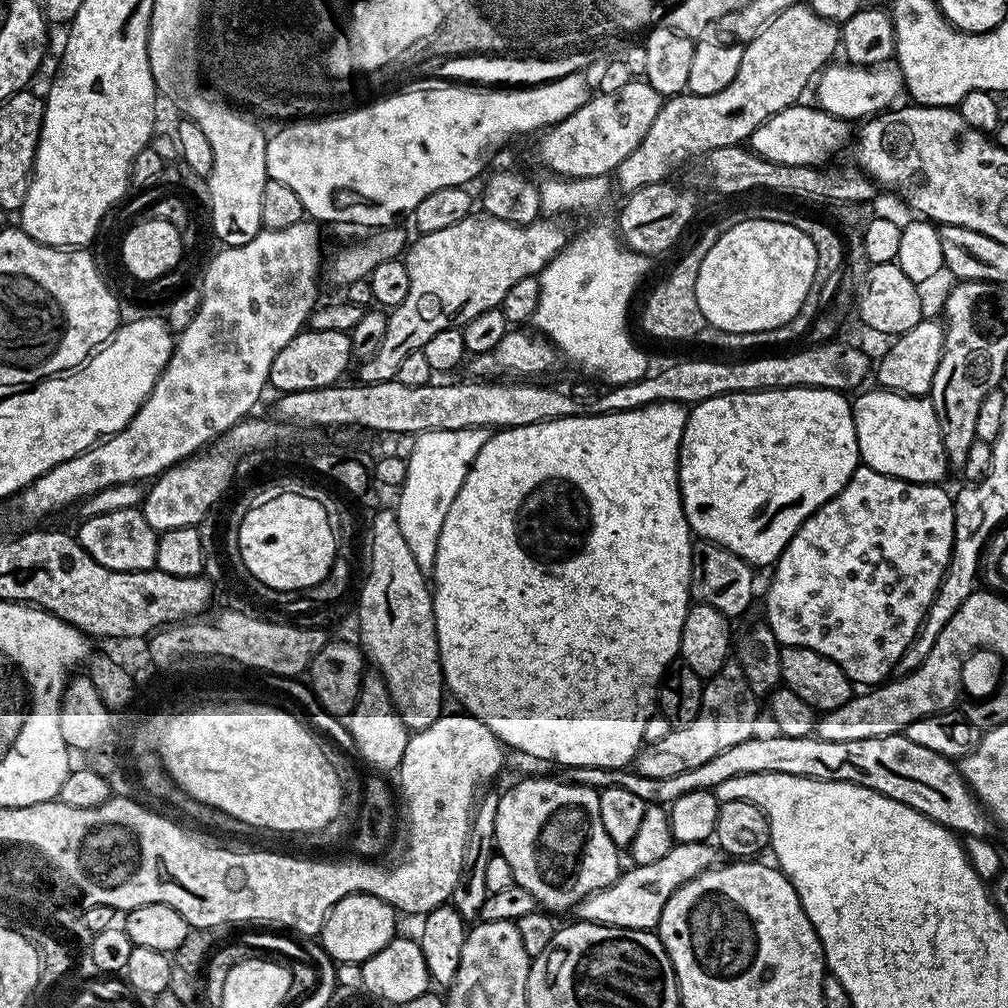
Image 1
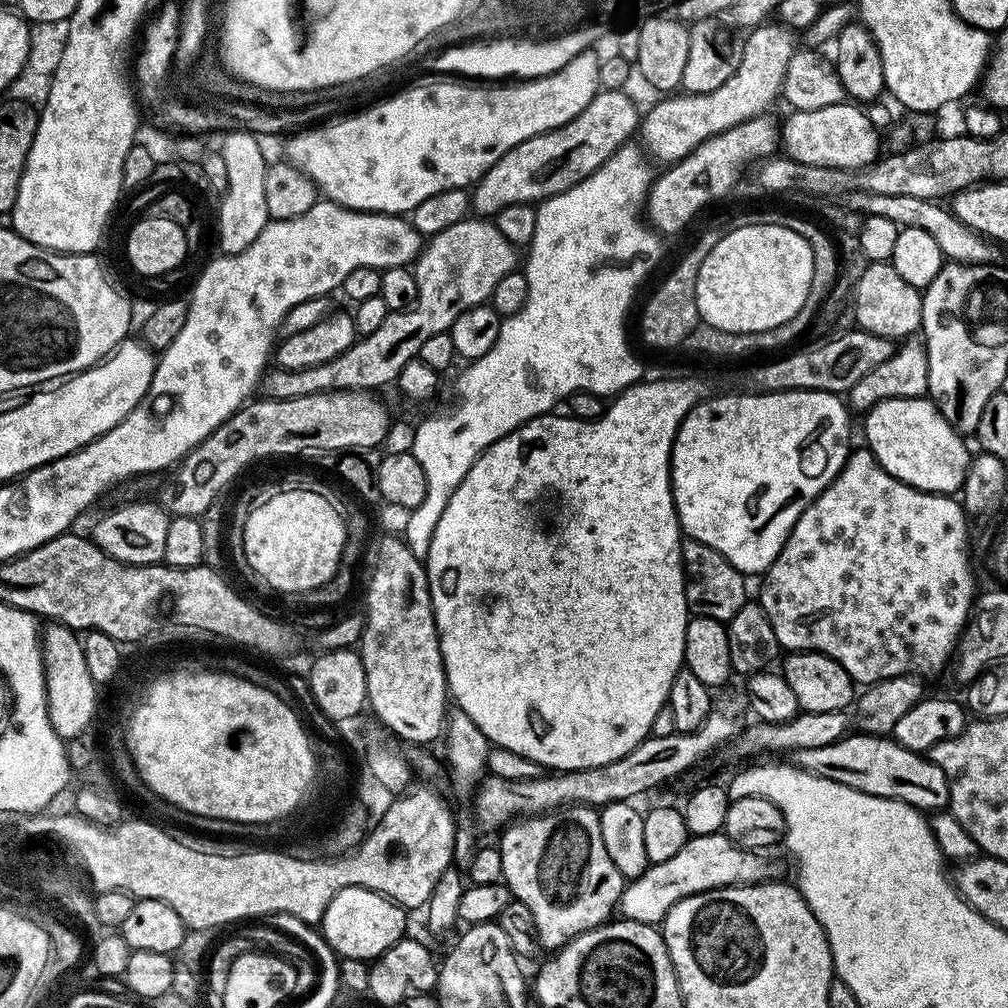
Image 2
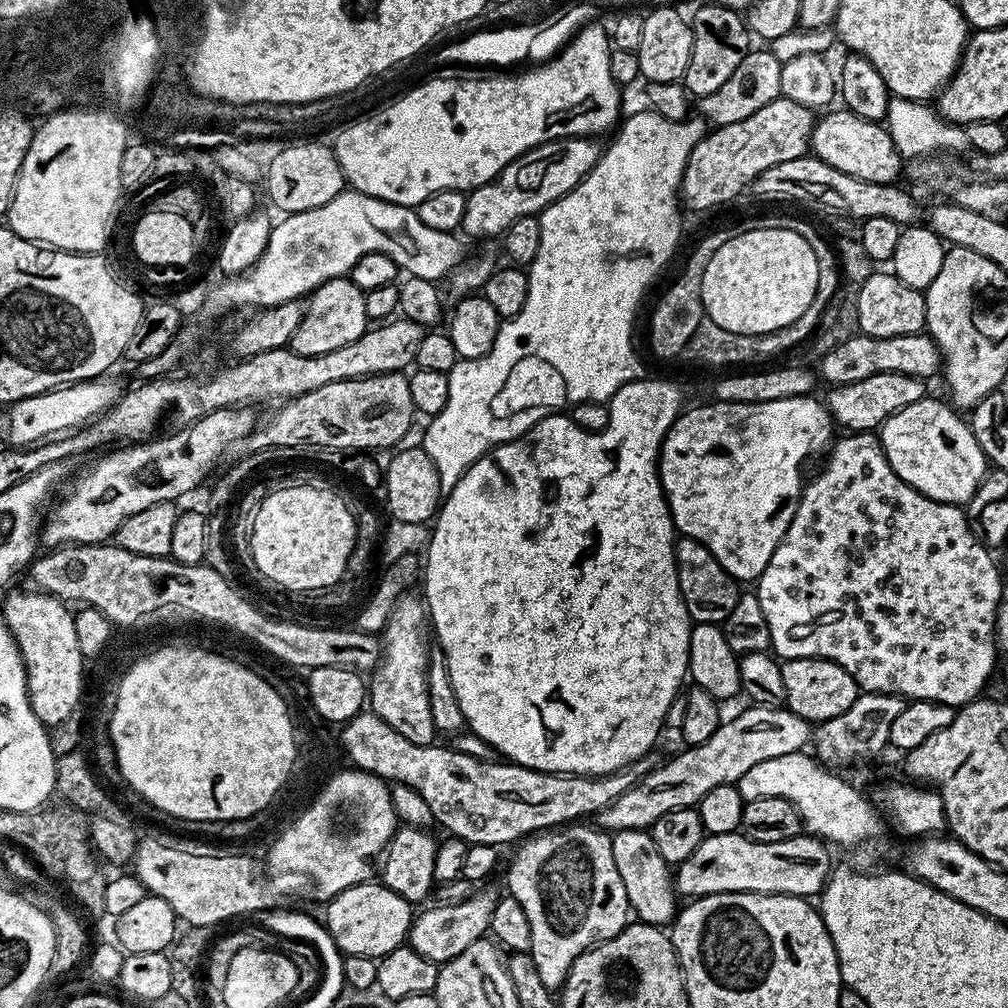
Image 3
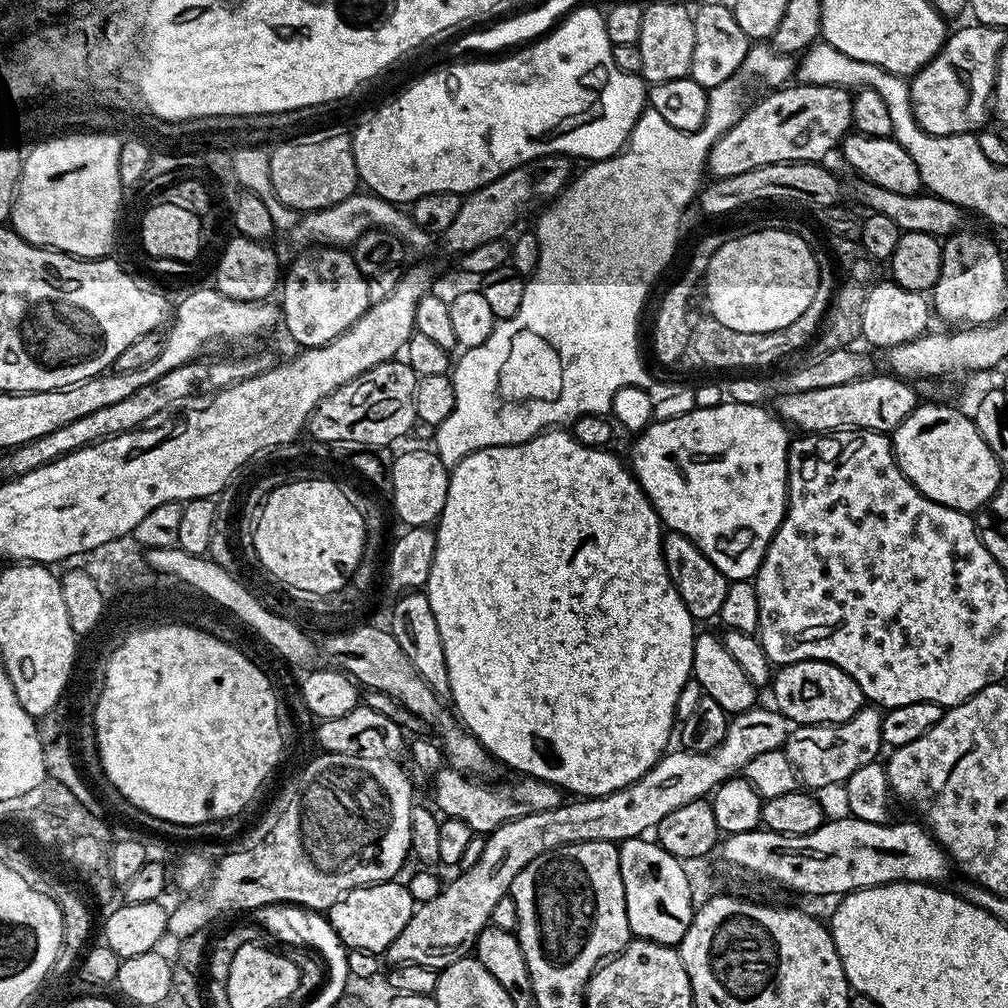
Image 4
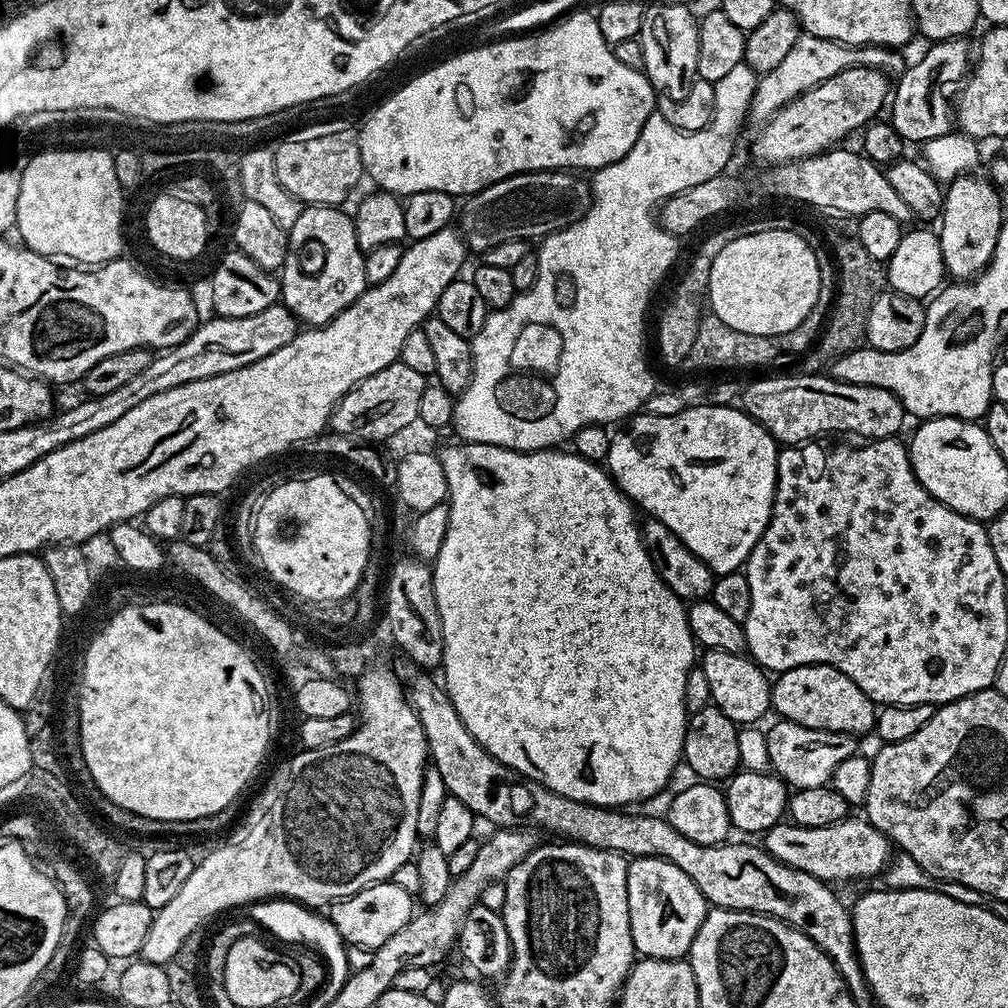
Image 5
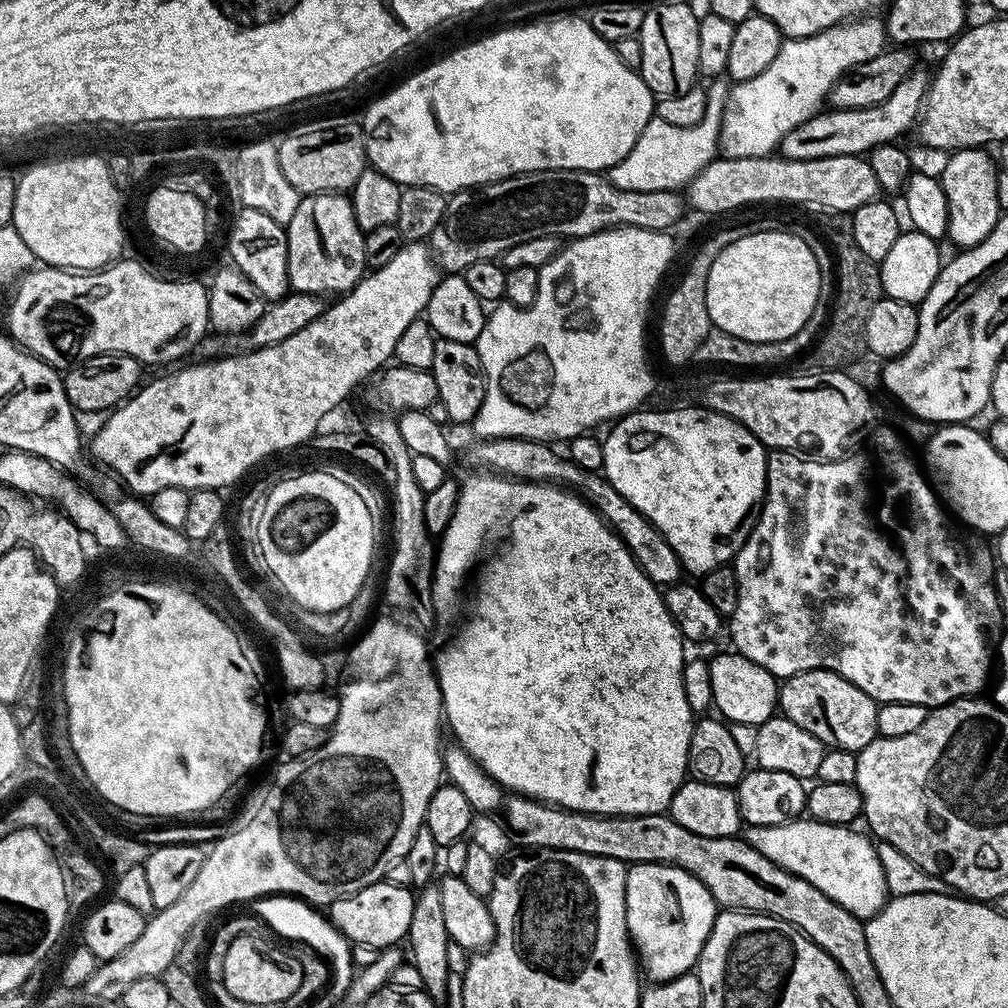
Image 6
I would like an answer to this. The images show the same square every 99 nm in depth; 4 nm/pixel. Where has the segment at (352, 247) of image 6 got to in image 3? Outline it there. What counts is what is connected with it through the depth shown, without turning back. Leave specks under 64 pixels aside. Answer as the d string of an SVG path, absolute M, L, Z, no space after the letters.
M349 278L327 280L325 284L318 286L307 297L304 317L298 322L298 330L294 330L290 346L298 354L313 356L314 354L330 354L330 350L339 350L341 346L350 346L350 342L358 342L358 338L362 338L362 334L370 327L364 293L365 291Z

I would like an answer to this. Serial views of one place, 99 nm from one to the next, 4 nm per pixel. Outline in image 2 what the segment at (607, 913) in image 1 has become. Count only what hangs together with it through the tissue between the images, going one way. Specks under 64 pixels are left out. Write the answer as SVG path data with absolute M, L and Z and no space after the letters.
M723 831L705 836L689 835L686 846L666 862L649 864L640 876L631 877L620 895L618 912L625 920L653 926L663 925L666 914L682 898L715 888L733 888L735 884L758 884L769 879L772 868L756 850L740 848Z

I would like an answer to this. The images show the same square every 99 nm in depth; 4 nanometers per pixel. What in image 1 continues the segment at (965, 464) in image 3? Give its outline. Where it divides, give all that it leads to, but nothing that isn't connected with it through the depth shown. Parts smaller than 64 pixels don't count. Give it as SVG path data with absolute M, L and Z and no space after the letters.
M861 391L861 396L851 401L861 461L882 474L915 484L943 481L943 476L950 472L950 465L942 442L940 420L931 399L905 396L903 392L875 391Z

